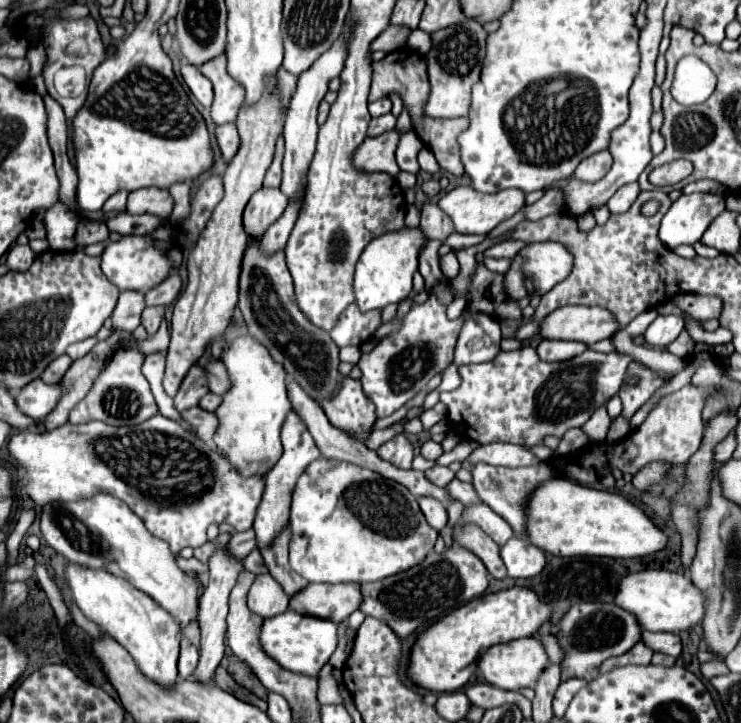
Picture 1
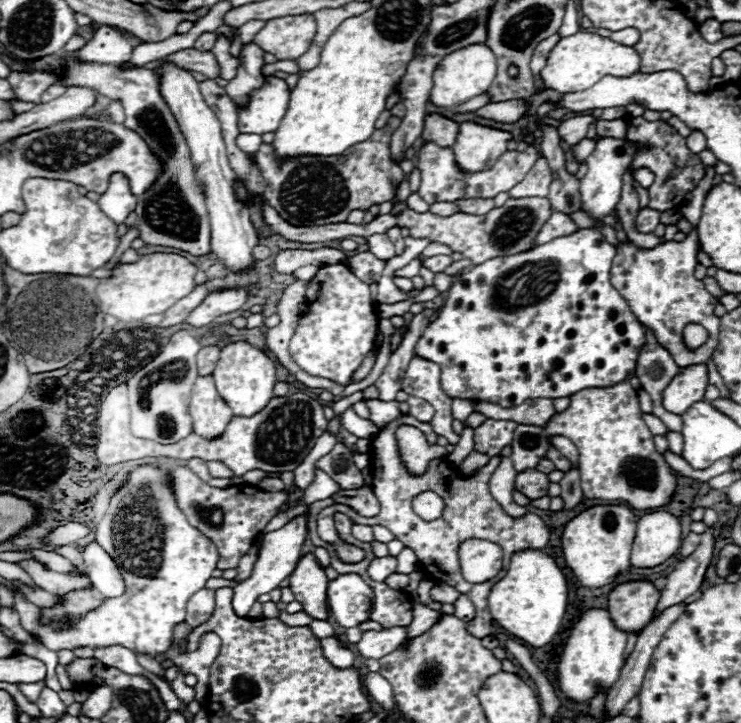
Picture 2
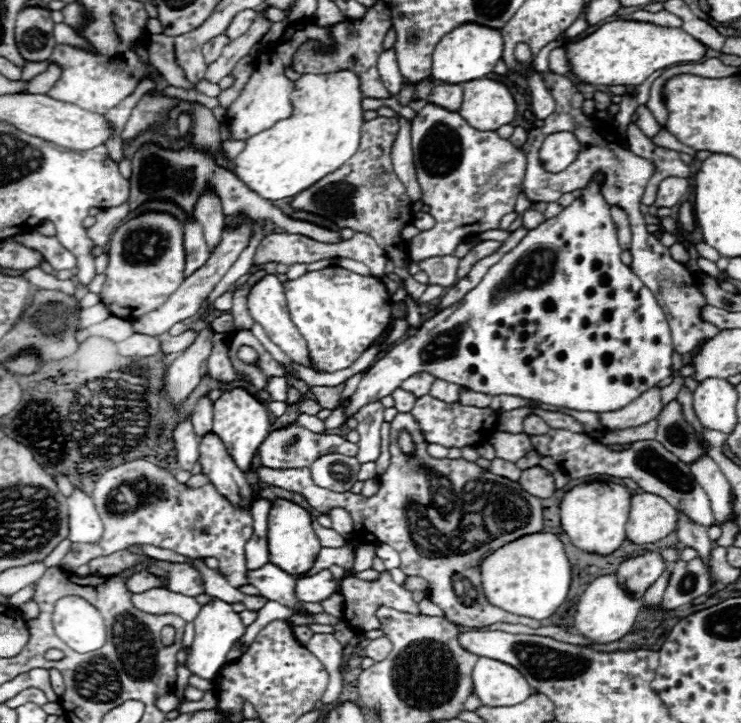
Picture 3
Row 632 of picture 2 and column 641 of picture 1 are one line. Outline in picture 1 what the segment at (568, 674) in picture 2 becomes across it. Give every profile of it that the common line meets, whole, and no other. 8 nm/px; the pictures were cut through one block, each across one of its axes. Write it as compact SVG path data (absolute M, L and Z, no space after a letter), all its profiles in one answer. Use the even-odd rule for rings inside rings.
M642 570L620 580L614 604L632 612L644 630L650 632L682 632L694 628L704 618L704 596L694 588L686 574L668 570Z

